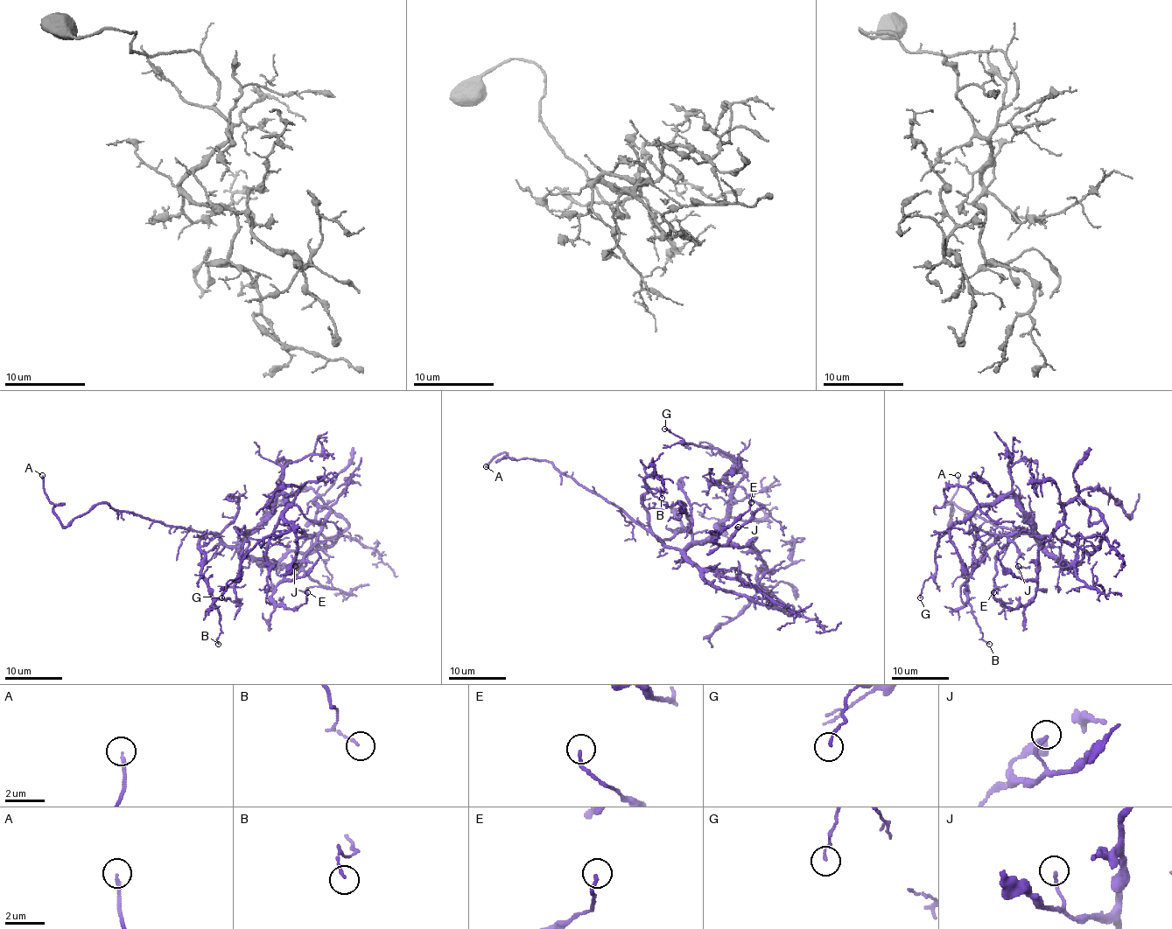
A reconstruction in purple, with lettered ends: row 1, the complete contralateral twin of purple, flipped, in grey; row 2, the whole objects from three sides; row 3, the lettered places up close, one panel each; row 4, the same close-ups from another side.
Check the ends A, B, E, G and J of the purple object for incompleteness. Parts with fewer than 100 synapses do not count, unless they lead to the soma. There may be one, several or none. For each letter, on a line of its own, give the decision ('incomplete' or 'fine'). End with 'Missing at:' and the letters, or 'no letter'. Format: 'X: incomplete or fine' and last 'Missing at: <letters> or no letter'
A: incomplete
B: fine
E: fine
G: fine
J: fine
Missing at: A

